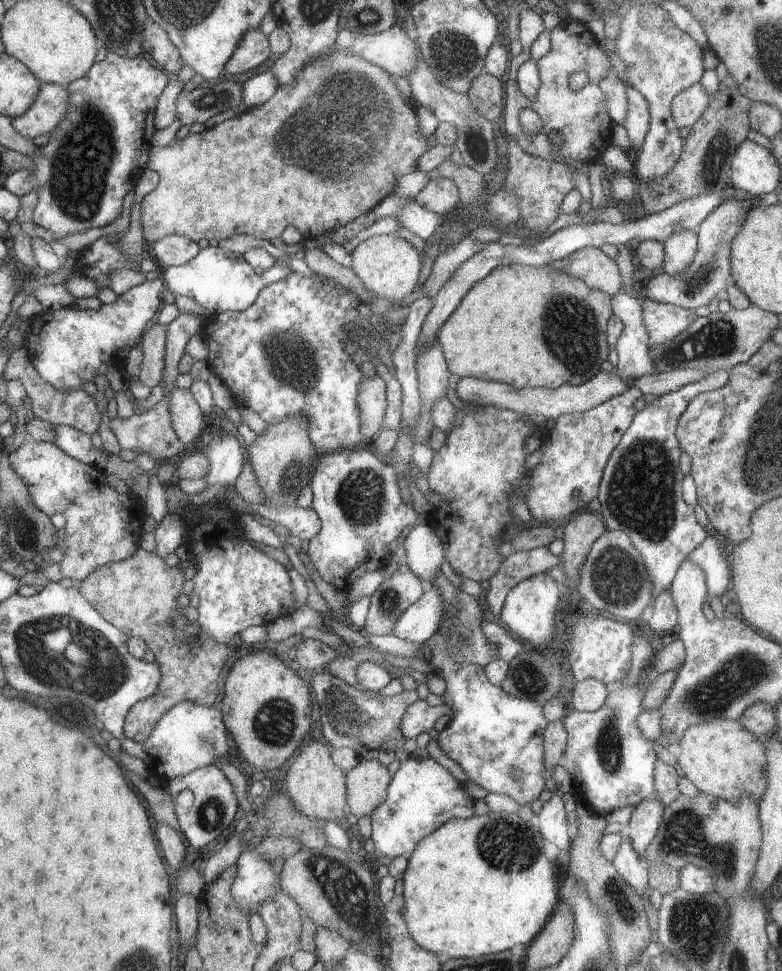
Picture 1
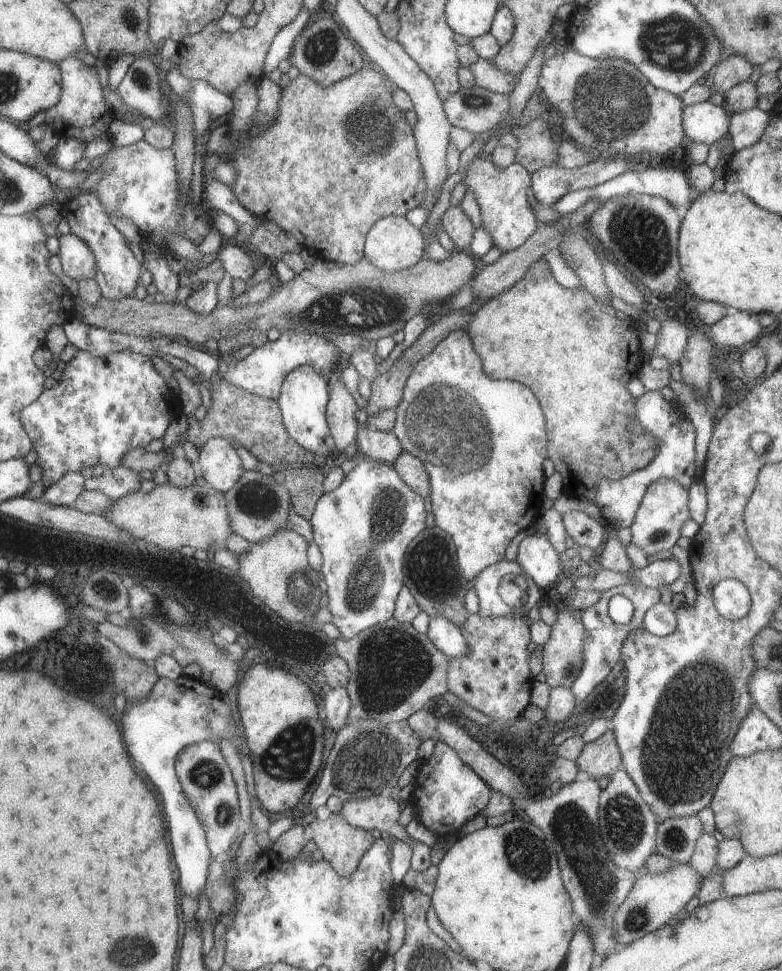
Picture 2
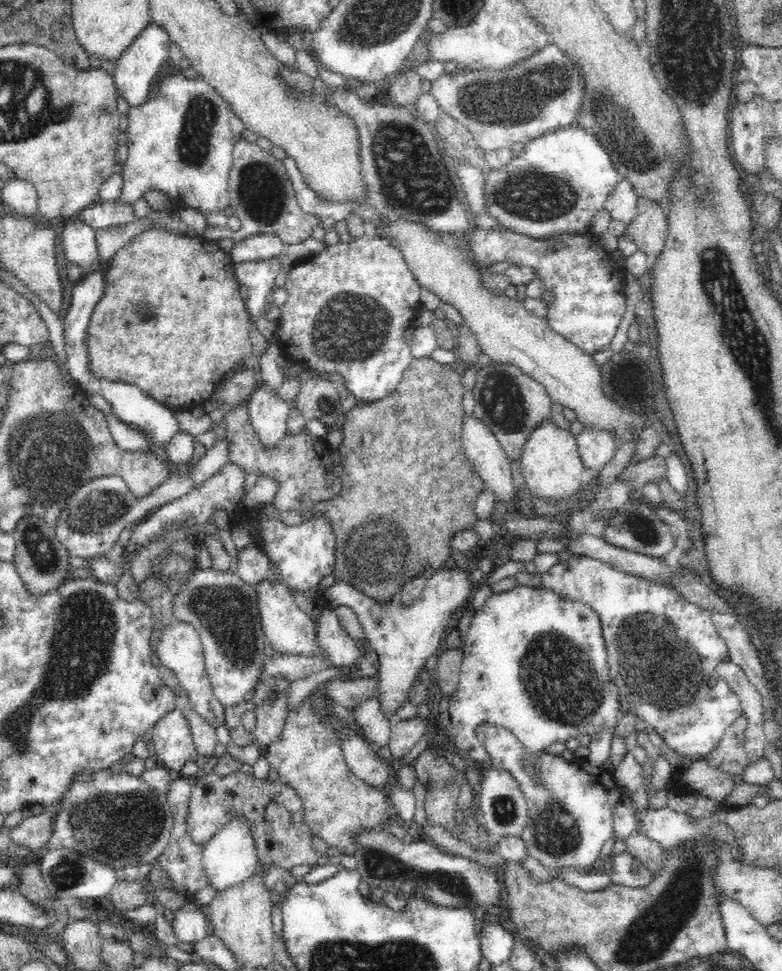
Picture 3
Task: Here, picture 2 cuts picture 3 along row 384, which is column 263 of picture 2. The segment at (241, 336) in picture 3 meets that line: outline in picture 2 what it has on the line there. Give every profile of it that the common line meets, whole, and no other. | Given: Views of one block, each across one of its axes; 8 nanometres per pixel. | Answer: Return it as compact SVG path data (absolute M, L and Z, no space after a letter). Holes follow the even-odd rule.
M375 67L360 70L355 75L345 78L331 87L324 87L300 74L282 89L280 108L275 123L268 127L262 136L252 137L251 126L255 123L255 116L259 113L258 85L255 82L241 85L230 95L233 100L234 118L229 125L231 128L229 133L231 148L226 160L236 169L238 175L237 182L230 188L234 190L240 202L254 216L263 218L263 220L265 218L266 220L274 220L282 231L295 236L301 246L308 249L313 255L318 256L318 259L347 265L360 262L365 257L367 235L370 234L370 230L375 226L375 223L387 216L404 217L407 212L420 207L425 202L426 192L428 192L428 180L419 160L419 144L416 144L415 128L408 123L406 112L401 112L400 108L397 108L396 104L392 102L392 96L396 96L396 89L396 84L388 78L387 73Z

